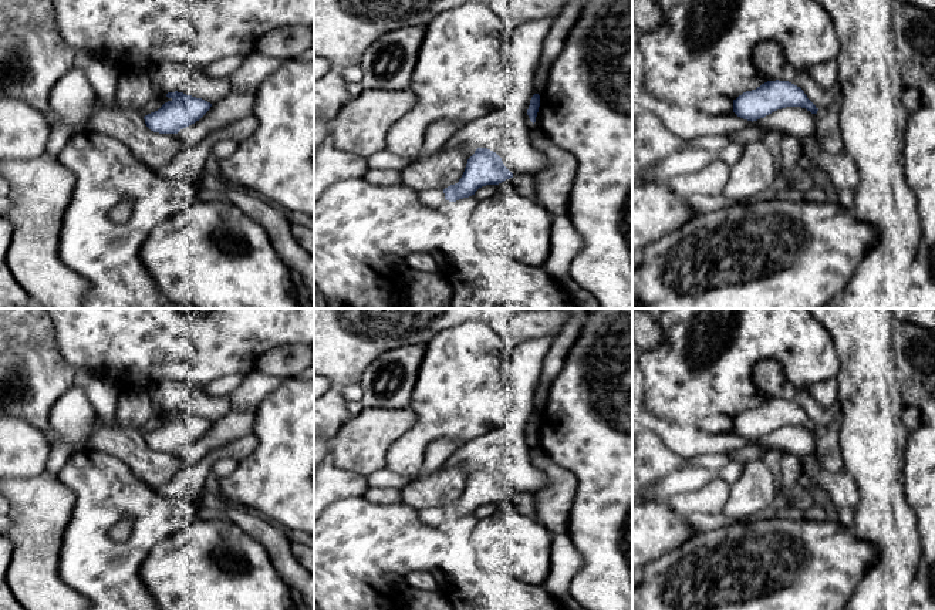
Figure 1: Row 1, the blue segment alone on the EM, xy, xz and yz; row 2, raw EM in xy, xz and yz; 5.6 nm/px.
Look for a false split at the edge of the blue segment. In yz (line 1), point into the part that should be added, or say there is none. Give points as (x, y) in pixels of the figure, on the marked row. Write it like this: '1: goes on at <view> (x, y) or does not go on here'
1: does not go on here

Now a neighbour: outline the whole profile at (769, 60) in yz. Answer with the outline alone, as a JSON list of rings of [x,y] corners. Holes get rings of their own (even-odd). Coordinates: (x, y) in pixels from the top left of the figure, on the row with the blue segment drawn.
[[[764,41],[756,46],[753,53],[753,65],[759,77],[767,81],[789,81],[800,87],[807,98],[818,109],[826,109],[836,98],[841,95],[841,84],[836,84],[824,90],[821,88],[807,70],[797,70],[786,60],[782,46],[774,41]]]

